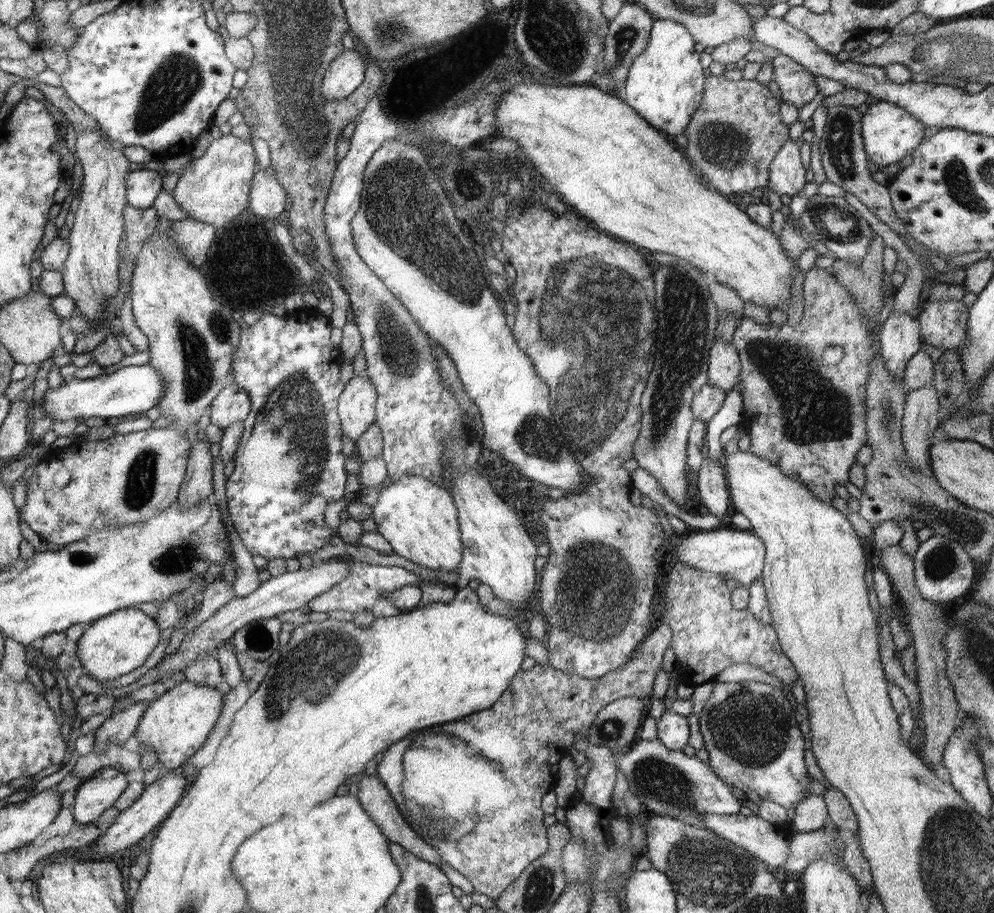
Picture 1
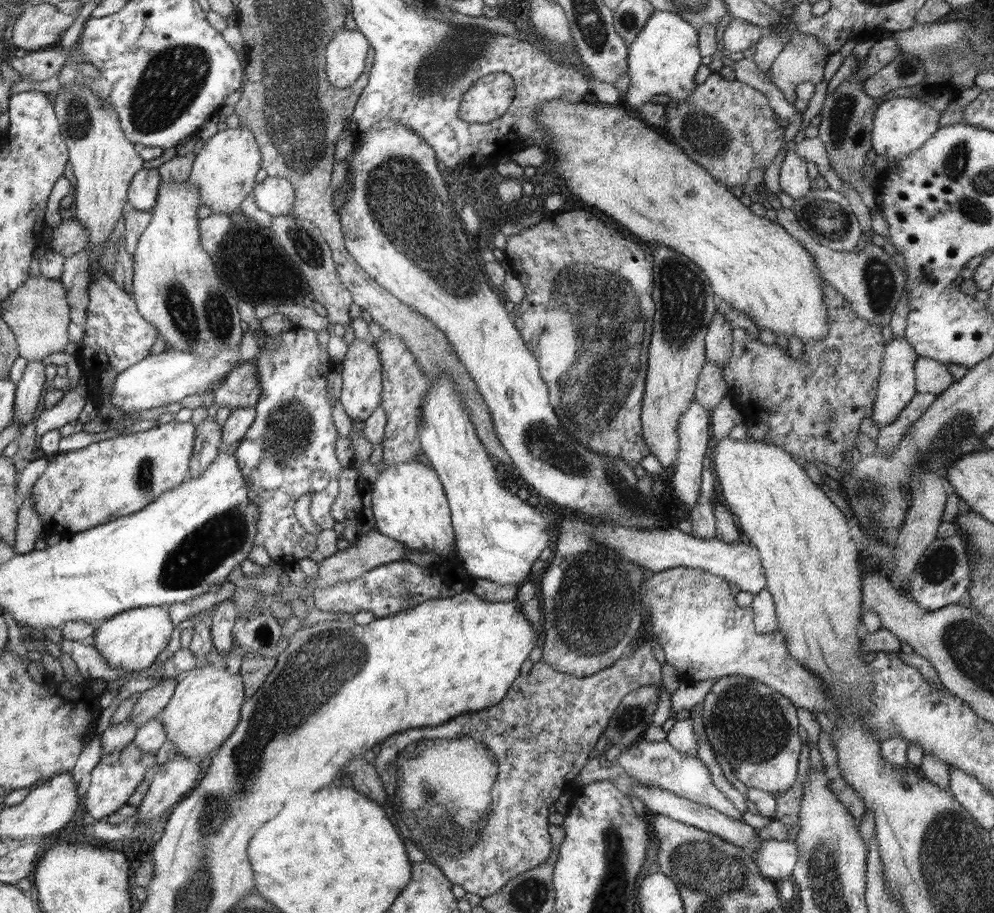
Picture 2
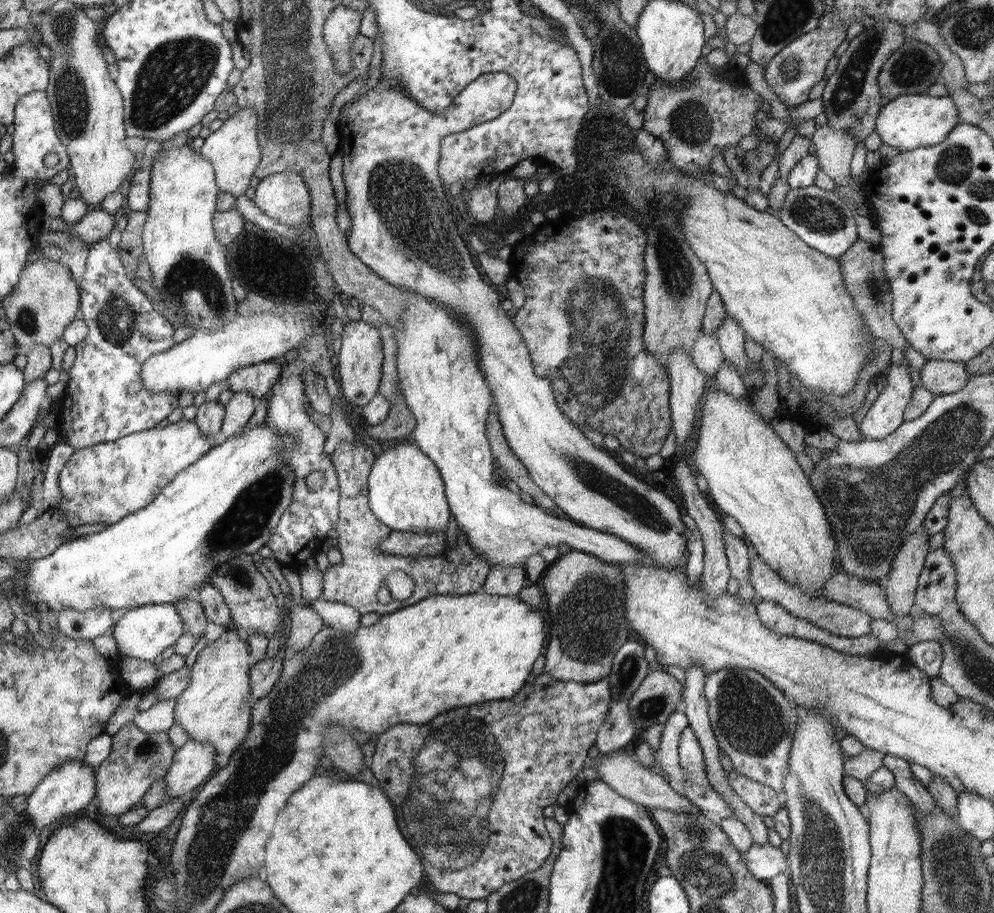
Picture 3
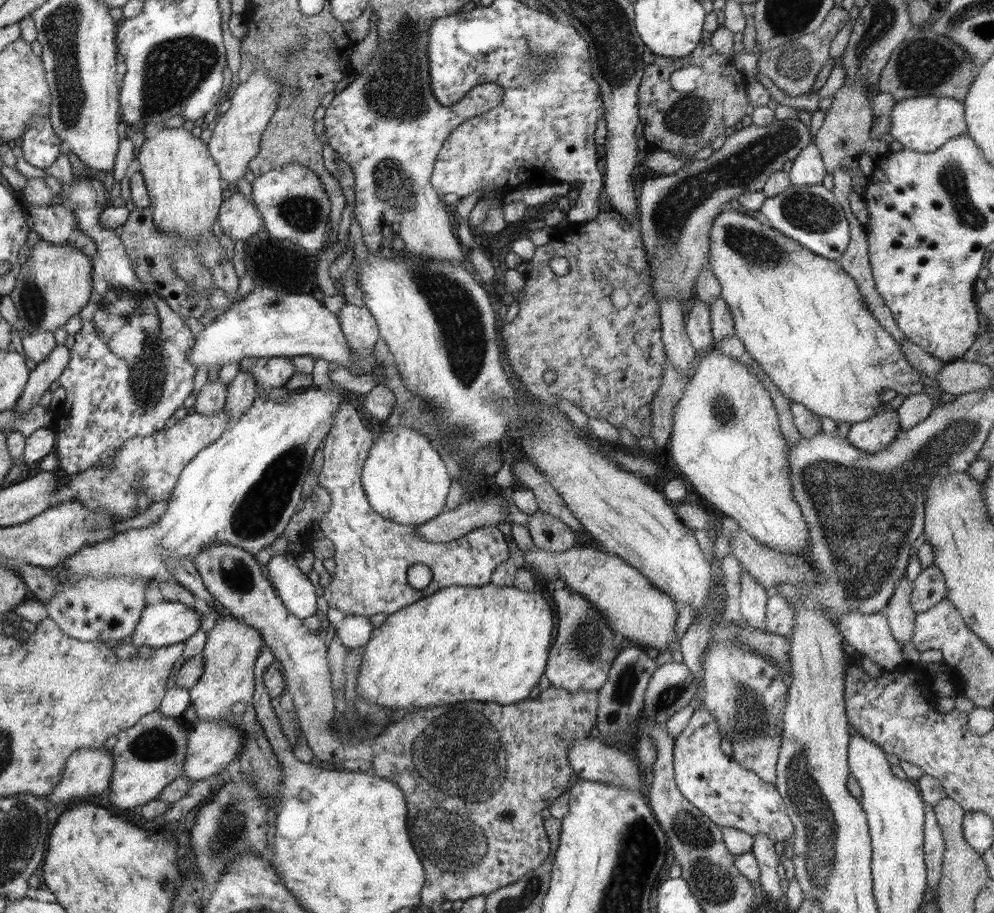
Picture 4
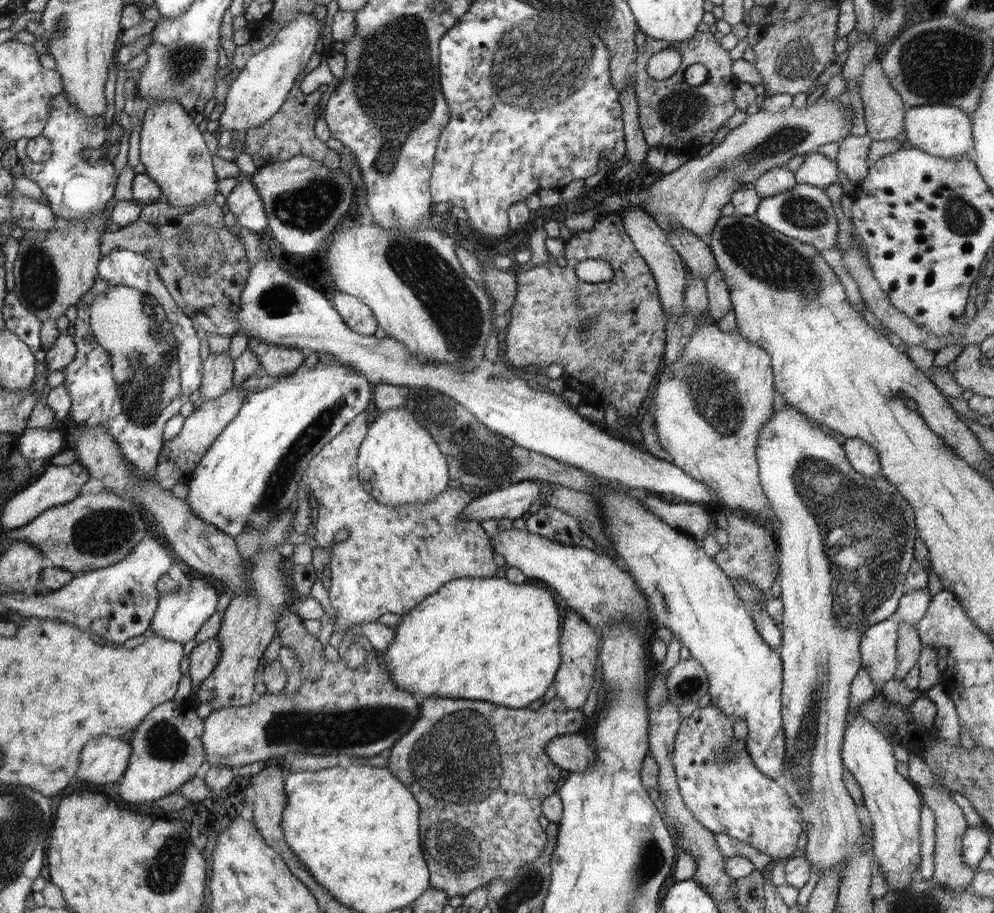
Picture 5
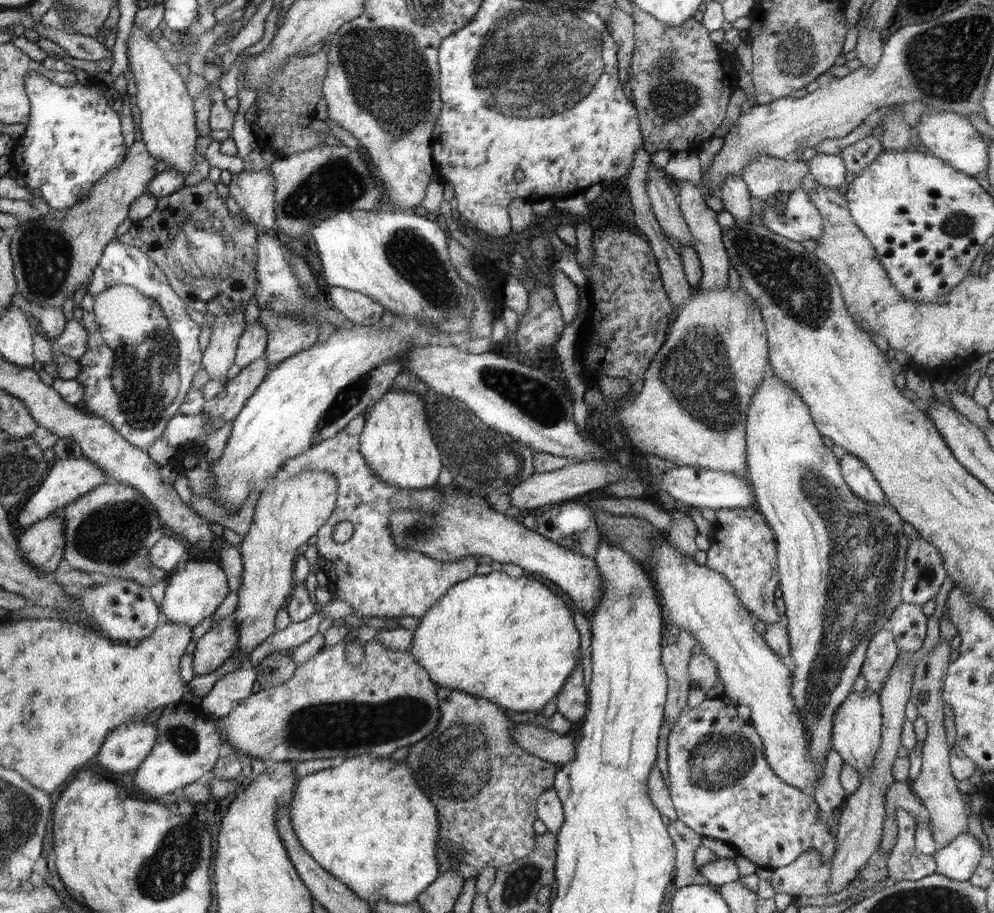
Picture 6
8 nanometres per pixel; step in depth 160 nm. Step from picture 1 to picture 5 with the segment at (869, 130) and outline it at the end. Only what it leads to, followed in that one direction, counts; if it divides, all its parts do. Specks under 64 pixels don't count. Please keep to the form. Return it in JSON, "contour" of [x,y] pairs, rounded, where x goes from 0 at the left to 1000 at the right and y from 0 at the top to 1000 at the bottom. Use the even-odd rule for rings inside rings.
{"contour":[[[958,115],[911,116],[909,147],[918,161],[956,175],[976,174],[980,161],[978,133],[973,123]]]}

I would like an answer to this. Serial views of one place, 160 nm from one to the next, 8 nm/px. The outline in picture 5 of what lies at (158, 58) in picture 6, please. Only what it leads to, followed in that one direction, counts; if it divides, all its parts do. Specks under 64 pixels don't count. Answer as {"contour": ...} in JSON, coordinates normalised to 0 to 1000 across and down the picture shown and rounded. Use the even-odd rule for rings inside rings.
{"contour":[[[179,107],[174,110],[150,110],[151,117],[140,141],[141,146],[141,177],[147,184],[146,189],[161,205],[164,219],[172,226],[191,226],[192,223],[202,223],[202,221],[213,221],[215,210],[219,208],[219,195],[215,188],[213,171],[207,160],[207,153],[203,151],[203,145],[199,142],[199,137],[195,136],[193,125],[185,122]]]}

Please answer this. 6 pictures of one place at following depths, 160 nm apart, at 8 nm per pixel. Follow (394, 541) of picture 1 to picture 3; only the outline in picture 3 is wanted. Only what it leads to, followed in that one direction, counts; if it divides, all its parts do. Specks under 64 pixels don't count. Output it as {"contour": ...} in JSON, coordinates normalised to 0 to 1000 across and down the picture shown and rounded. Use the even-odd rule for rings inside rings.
{"contour":[[[406,482],[384,487],[378,506],[373,513],[370,536],[373,559],[377,562],[378,567],[382,568],[382,572],[392,576],[395,582],[433,585],[450,579],[454,561],[448,544],[446,521],[443,520],[442,512],[438,509],[438,506],[435,506],[435,503],[431,502],[431,498],[427,497],[418,484]]]}

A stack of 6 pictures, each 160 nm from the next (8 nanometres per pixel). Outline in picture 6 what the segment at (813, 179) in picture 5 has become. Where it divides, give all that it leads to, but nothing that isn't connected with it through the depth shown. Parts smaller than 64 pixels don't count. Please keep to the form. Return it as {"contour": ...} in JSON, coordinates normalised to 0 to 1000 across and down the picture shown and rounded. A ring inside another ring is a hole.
{"contour":[[[823,168],[812,179],[815,193],[825,203],[835,207],[844,207],[850,202],[852,184],[845,170]]]}

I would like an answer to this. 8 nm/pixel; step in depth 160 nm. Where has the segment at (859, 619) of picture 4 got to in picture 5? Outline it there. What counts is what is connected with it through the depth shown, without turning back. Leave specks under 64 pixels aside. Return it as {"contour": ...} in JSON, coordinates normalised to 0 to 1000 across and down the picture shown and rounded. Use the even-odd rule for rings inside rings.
{"contour":[[[897,673],[893,679],[874,686],[865,698],[867,731],[878,745],[881,761],[888,761],[887,750],[901,738],[903,682],[903,675]]]}

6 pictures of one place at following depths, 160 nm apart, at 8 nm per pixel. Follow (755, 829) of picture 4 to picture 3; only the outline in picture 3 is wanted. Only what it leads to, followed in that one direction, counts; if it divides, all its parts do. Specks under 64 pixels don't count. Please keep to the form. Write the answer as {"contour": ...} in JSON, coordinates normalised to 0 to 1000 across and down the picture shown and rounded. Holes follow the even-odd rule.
{"contour":[[[690,796],[684,805],[683,829],[684,841],[689,846],[686,870],[701,881],[707,888],[706,892],[716,898],[716,901],[726,904],[730,896],[738,895],[735,883],[712,857],[706,820],[694,796]],[[740,844],[730,846],[731,855],[742,871],[765,896],[775,895],[779,898],[781,888],[789,884],[787,869],[781,867],[778,863],[765,859]]]}

